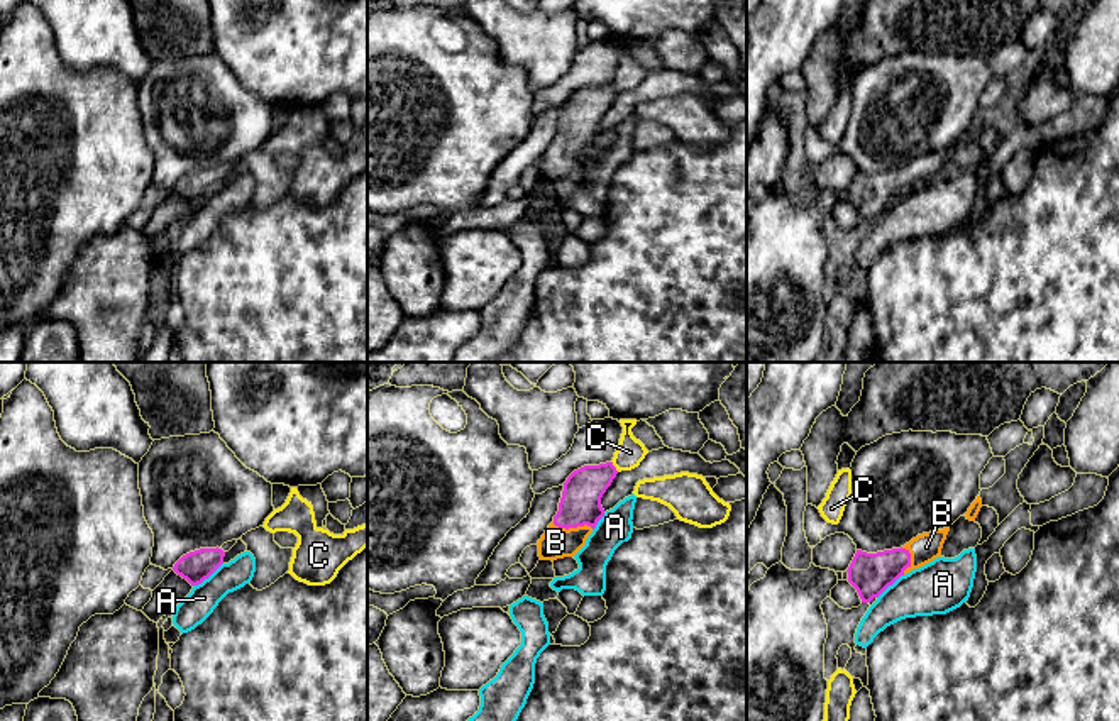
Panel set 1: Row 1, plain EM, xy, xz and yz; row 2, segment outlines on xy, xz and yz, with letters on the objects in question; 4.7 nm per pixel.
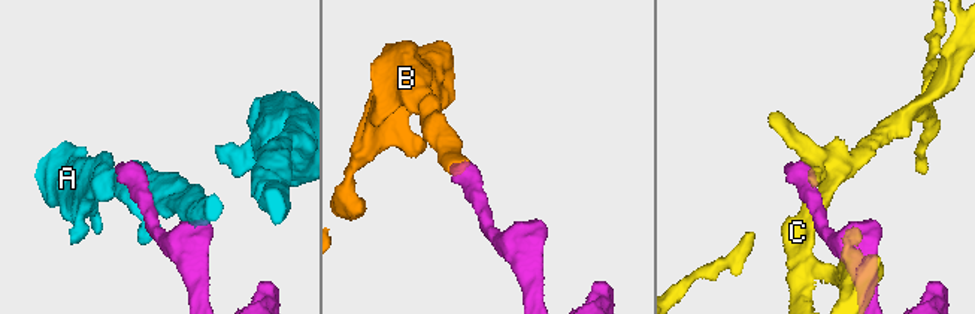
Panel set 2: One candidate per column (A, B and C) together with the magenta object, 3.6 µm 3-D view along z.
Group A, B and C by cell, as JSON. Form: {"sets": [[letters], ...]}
{"sets": [["A"], ["B"], ["C"]]}

